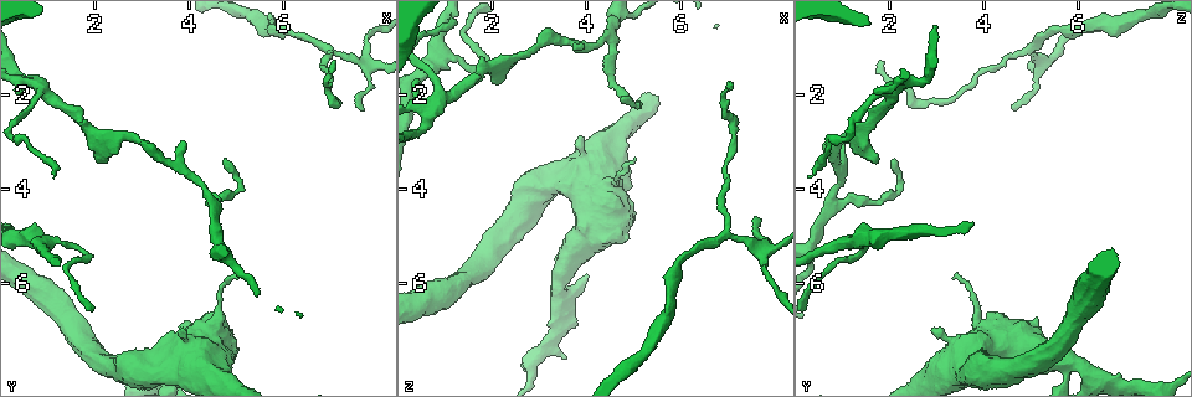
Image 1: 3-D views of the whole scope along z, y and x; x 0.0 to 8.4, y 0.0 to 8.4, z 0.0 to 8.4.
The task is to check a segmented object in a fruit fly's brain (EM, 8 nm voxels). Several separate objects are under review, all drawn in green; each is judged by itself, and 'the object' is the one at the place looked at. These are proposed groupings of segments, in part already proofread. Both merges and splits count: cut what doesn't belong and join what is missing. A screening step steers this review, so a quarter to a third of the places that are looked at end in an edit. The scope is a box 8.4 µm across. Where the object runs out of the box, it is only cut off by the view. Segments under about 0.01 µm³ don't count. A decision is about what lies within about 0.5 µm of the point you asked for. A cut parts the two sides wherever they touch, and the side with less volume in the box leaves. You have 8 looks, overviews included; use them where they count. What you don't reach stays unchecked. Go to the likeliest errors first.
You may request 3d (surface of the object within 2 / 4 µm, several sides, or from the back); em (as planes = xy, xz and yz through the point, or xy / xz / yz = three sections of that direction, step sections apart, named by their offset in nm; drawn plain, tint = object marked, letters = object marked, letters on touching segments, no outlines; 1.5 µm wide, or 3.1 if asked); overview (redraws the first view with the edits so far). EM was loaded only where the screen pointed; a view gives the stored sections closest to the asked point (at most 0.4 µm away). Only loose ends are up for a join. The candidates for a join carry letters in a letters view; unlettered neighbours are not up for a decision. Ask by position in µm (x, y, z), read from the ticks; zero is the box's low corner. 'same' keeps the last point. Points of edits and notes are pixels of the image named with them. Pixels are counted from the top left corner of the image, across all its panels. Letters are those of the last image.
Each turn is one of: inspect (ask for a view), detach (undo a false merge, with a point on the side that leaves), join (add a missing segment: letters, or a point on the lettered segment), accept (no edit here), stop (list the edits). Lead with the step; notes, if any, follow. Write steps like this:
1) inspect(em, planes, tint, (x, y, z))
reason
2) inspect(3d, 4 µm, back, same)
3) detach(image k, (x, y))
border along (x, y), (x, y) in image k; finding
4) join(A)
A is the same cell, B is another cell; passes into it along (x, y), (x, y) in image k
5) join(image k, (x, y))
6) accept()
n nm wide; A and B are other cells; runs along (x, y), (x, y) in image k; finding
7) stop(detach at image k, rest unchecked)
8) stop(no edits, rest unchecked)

inspect(em, xz, step 8, letters, (5.10, 5.90, 3.45))

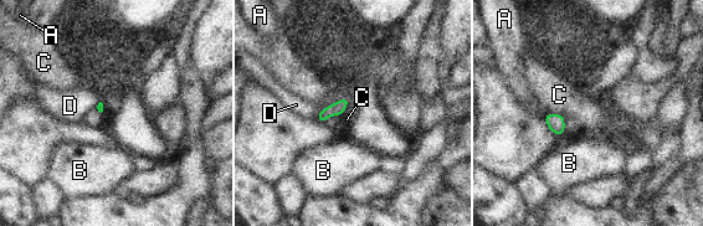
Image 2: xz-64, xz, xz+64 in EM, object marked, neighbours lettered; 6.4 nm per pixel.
inspect(em, planes, letters, same)

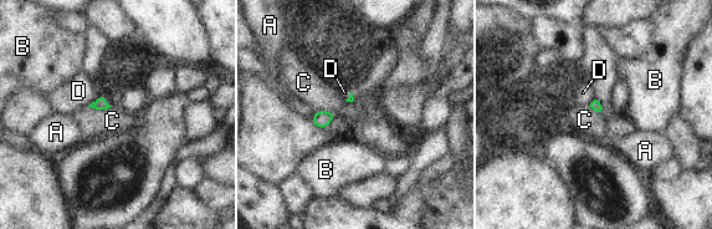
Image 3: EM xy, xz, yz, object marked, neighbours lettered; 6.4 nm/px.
accept()
A, B, C and D are other cells; border along (314, 112), (333, 111), (337, 116) in image 3; none of them fits

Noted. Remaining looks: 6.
inspect(3d, 2 µm, (2.00, 3.40, 1.70))
an open end

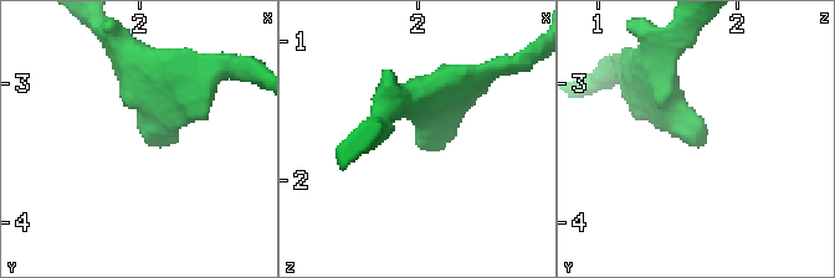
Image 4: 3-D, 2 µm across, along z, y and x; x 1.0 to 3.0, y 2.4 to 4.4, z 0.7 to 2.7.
inspect(em, planes, letters, (2.00, 3.34, 1.76))

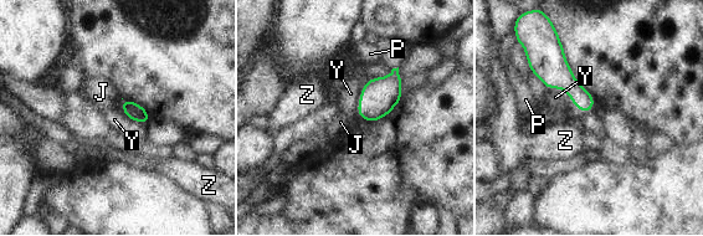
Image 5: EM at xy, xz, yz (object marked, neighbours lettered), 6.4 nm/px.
accept()
110 nm wide; J, P, Y and Z are other cells; border along (547, 87), (593, 109) in image 5; no lettered segment goes on from it

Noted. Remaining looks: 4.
inspect(em, planes, plain, (0.95, 5.05, 1.20))
branch point

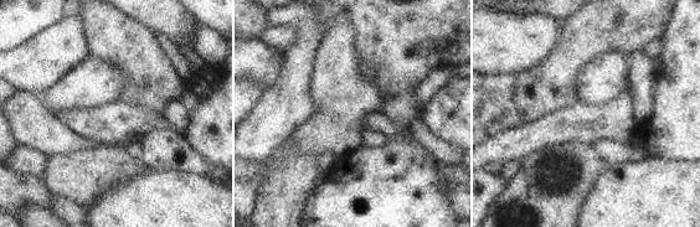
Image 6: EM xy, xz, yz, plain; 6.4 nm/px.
inspect(em, planes, tint, same)
with the object marked

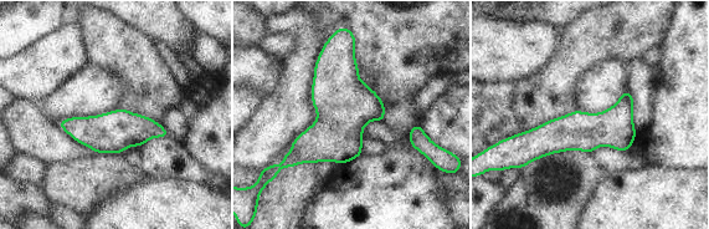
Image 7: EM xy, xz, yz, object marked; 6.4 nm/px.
inspect(em, planes, letters, same)
see the neighbours

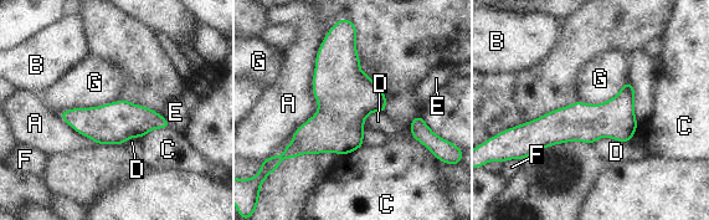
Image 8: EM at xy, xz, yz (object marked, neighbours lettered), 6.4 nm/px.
accept()
A, B, C, D, E, F and G are other cells; border along (122, 98), (58, 113) in image 8; continuous, no second cell

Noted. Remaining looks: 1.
stop(no edits, rest unchecked)

